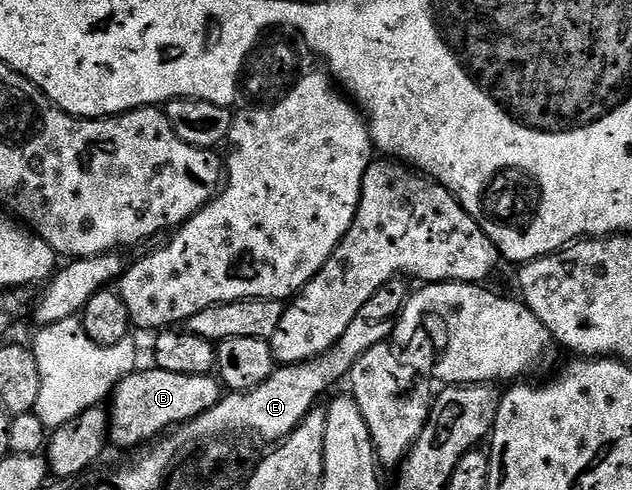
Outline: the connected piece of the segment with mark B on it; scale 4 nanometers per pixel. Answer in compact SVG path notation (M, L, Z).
M138 369L121 380L111 396L113 411L109 415L109 439L121 447L140 448L156 440L165 433L160 431L165 431L176 423L185 425L198 419L200 415L210 411L221 398L223 384L220 378L213 375L184 375L156 369Z

